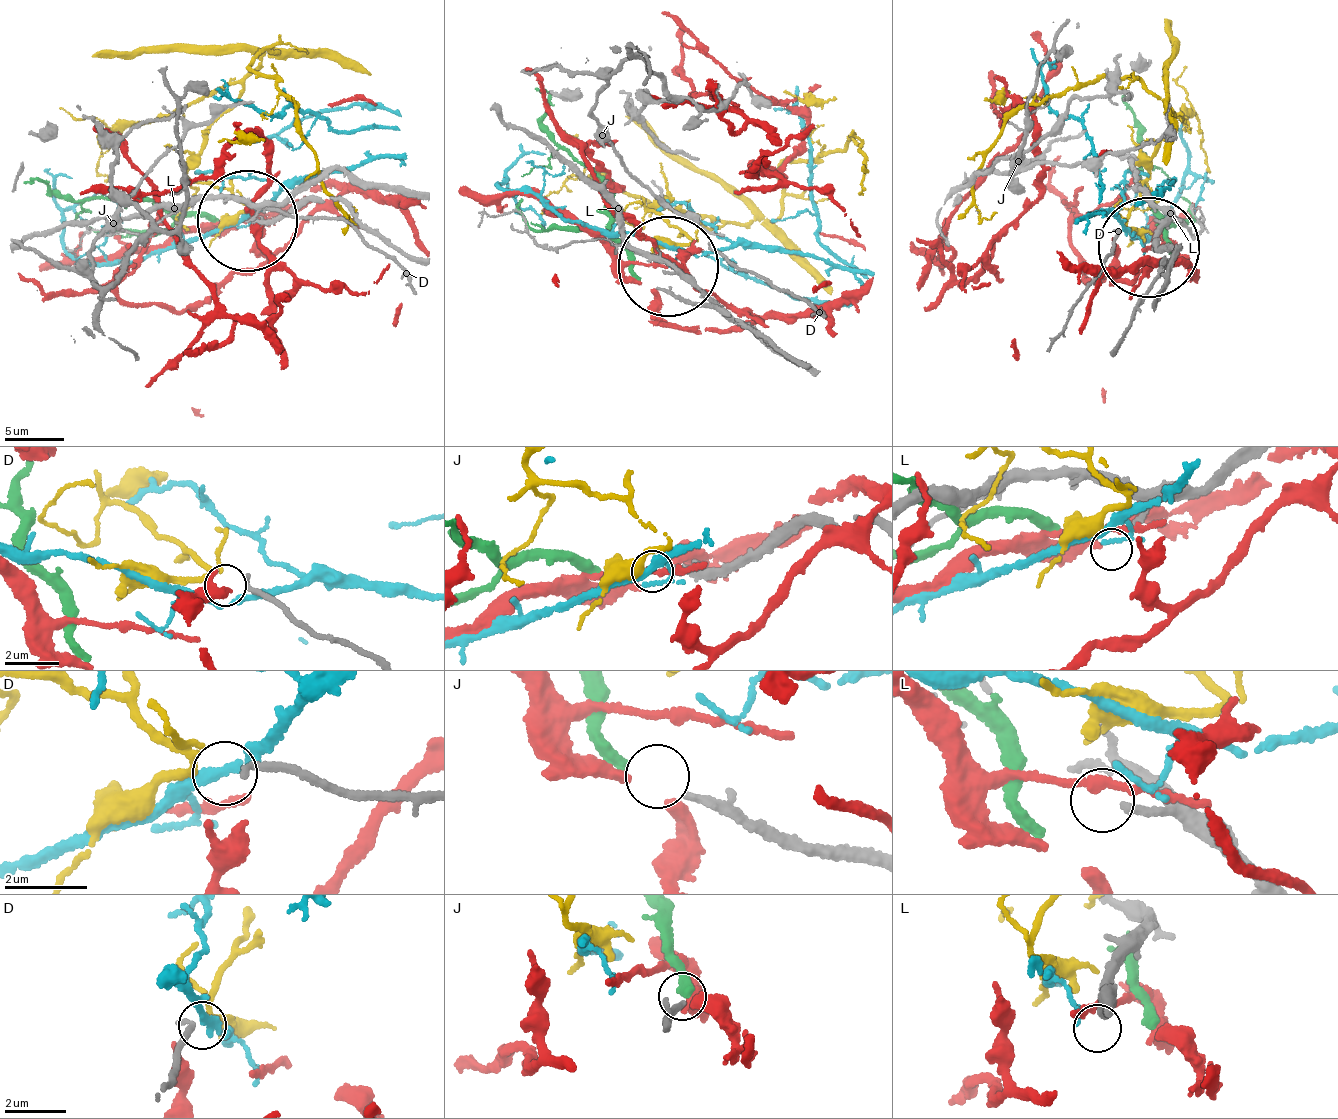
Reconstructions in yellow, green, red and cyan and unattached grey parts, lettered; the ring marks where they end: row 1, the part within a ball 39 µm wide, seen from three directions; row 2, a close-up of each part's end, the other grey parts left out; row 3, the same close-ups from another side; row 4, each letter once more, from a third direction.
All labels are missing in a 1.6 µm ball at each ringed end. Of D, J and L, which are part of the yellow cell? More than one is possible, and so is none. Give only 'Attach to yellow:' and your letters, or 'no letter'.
Attach to yellow: D

